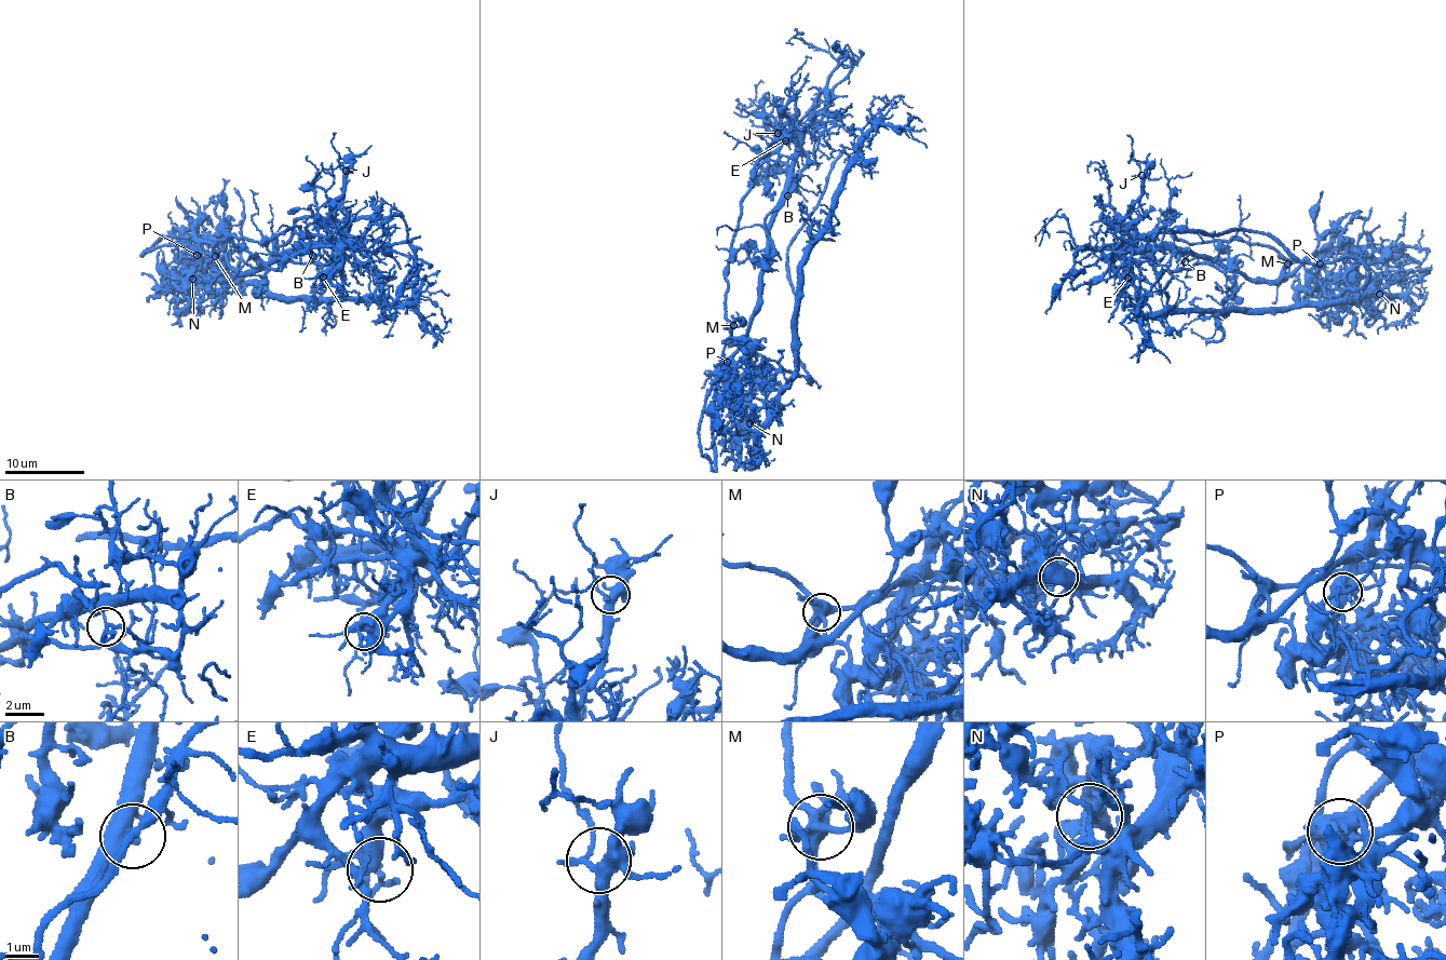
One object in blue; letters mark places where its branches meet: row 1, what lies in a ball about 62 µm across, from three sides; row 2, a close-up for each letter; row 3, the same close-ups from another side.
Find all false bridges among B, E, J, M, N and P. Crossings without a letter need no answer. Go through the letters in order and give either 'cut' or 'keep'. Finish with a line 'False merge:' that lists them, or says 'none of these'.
B: cut
E: keep
J: keep
M: cut
N: cut
P: cut
False merge: B, M, N, P

